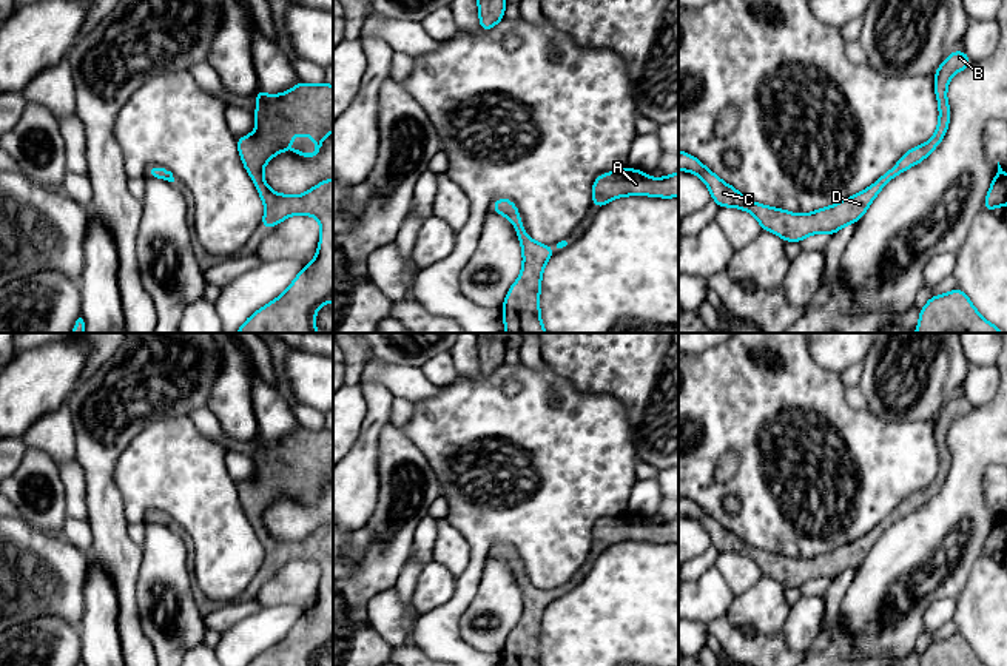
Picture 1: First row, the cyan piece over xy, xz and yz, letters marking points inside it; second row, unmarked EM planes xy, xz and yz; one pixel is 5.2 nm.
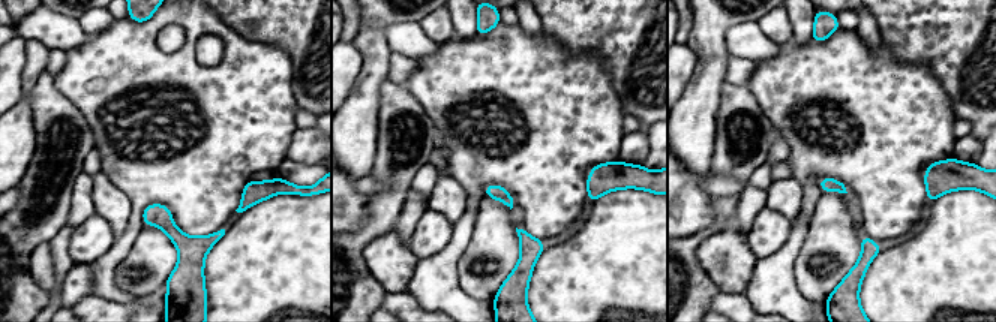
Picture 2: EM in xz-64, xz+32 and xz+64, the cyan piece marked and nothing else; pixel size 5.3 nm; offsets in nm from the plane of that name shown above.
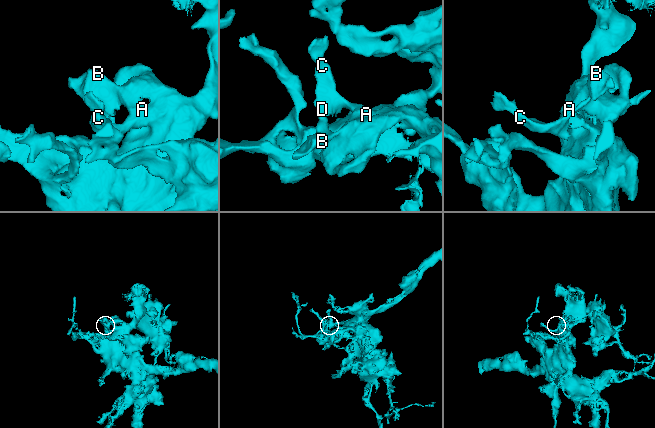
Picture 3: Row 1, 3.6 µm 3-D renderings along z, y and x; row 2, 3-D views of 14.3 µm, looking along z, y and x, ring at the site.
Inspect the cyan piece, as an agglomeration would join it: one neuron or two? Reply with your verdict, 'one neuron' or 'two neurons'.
one neuron

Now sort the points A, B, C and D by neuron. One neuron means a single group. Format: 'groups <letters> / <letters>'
groups A B C D

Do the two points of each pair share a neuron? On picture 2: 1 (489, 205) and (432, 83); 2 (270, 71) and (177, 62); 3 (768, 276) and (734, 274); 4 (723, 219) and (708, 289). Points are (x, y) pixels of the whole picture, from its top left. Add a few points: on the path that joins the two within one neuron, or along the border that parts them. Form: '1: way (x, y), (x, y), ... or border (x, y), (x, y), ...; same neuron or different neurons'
1: border (485, 196), (479, 205), (473, 229); different neurons
2: way (248, 75), (200, 75); same neuron
3: border (759, 259), (743, 292); different neurons
4: way (704, 234), (690, 246), (690, 270); same neuron

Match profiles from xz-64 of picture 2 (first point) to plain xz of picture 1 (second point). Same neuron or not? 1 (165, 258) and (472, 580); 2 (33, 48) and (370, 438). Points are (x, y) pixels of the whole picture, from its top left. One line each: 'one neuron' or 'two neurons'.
1: two neurons
2: one neuron

